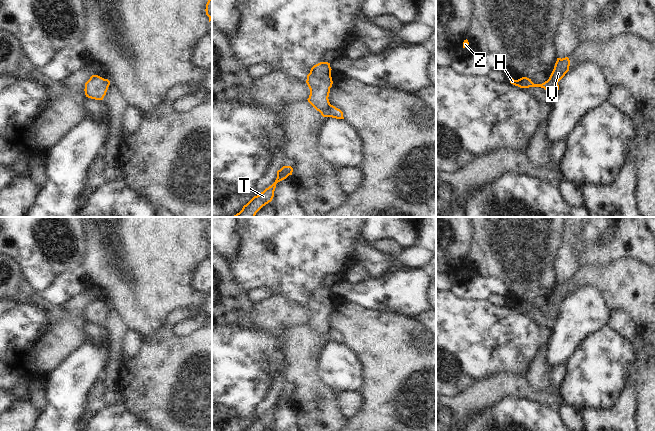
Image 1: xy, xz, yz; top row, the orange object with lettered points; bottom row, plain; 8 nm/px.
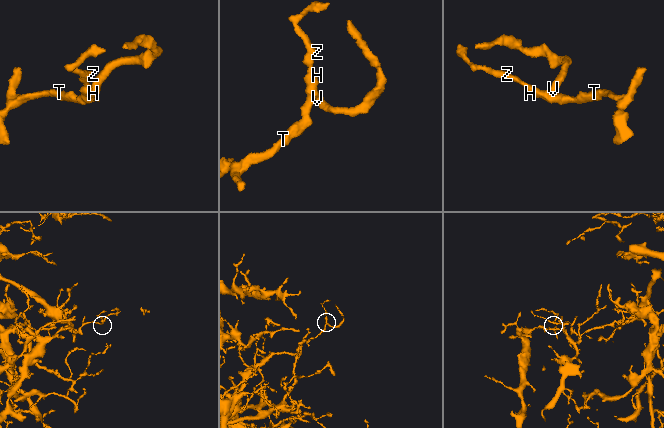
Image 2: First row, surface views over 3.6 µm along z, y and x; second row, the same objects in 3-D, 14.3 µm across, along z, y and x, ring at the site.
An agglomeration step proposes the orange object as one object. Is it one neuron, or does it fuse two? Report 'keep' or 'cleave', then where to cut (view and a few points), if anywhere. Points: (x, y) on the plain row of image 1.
cleave; cut xz (330, 328), (327, 340)

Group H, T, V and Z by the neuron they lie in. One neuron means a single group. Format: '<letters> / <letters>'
H T Z / V

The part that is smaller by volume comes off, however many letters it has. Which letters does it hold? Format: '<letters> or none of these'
V

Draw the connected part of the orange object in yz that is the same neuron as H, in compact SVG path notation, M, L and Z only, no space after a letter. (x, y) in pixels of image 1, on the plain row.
M512 301L510 302L510 307L518 310L520 312L529 312L529 311L541 311L547 314L552 322L554 322L557 319L557 316L559 314L558 306L549 306L548 304L545 305L542 308L534 308L531 303L527 301L522 301L518 304L514 304Z

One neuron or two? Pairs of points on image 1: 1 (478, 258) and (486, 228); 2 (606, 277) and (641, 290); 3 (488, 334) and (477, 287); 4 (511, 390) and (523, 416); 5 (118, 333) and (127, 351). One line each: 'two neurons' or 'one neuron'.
1: one neuron
2: one neuron
3: two neurons
4: two neurons
5: two neurons

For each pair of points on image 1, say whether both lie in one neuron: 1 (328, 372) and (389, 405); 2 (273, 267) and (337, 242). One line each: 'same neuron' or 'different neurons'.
1: different neurons
2: same neuron

